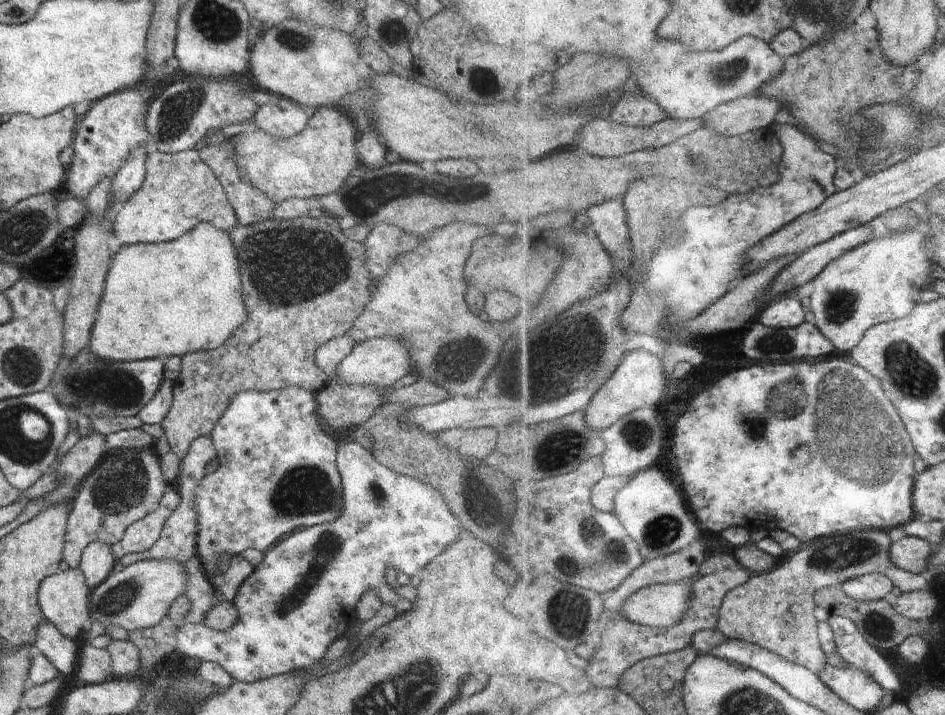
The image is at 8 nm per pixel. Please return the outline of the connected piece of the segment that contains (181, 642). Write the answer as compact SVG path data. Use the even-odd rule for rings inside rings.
M356 441L344 442L337 446L336 466L341 474L341 485L343 486L343 507L341 513L335 521L331 523L324 523L314 525L310 528L296 529L294 532L284 536L284 540L278 541L274 548L270 548L266 552L262 562L255 566L254 570L238 587L237 592L233 598L236 610L238 611L238 619L236 624L225 632L219 631L204 623L186 623L183 627L177 629L175 634L175 642L177 644L176 650L180 654L192 656L192 658L200 658L202 661L219 664L230 676L234 677L236 681L243 683L255 683L259 680L269 679L278 675L300 671L301 669L308 669L318 661L323 659L323 656L328 652L329 646L338 637L344 637L344 633L358 620L355 613L356 602L362 593L370 589L377 592L378 598L382 600L382 604L392 604L395 612L400 615L406 614L406 608L402 604L406 604L406 600L401 598L390 598L390 585L387 583L386 568L394 568L399 573L404 573L411 577L419 574L419 572L433 559L436 558L448 545L454 541L460 540L462 534L461 522L453 515L448 505L444 502L442 495L430 485L421 483L419 480L412 477L398 474L384 466L377 460L373 452L364 449L360 443Z

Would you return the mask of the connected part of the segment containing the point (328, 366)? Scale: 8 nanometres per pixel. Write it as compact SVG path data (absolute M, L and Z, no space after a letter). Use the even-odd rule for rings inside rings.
M340 335L316 349L314 362L329 376L330 380L335 381L340 361L346 358L354 347L355 340L351 339L350 335Z

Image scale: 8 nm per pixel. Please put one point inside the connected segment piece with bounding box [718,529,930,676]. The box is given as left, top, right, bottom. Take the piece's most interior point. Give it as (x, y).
(775, 610)

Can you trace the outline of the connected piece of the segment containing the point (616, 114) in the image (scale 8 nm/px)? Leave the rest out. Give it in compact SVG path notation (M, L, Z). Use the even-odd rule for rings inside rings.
M624 94L621 100L614 104L612 118L625 125L652 128L672 116L664 106L652 98L648 99L640 94Z

